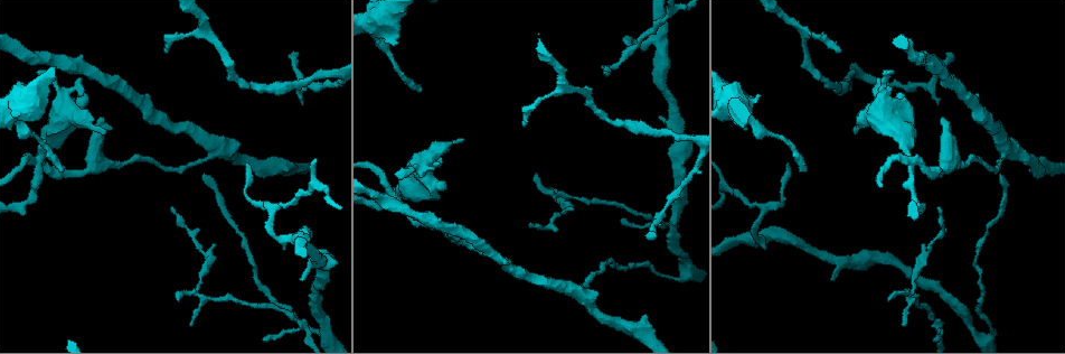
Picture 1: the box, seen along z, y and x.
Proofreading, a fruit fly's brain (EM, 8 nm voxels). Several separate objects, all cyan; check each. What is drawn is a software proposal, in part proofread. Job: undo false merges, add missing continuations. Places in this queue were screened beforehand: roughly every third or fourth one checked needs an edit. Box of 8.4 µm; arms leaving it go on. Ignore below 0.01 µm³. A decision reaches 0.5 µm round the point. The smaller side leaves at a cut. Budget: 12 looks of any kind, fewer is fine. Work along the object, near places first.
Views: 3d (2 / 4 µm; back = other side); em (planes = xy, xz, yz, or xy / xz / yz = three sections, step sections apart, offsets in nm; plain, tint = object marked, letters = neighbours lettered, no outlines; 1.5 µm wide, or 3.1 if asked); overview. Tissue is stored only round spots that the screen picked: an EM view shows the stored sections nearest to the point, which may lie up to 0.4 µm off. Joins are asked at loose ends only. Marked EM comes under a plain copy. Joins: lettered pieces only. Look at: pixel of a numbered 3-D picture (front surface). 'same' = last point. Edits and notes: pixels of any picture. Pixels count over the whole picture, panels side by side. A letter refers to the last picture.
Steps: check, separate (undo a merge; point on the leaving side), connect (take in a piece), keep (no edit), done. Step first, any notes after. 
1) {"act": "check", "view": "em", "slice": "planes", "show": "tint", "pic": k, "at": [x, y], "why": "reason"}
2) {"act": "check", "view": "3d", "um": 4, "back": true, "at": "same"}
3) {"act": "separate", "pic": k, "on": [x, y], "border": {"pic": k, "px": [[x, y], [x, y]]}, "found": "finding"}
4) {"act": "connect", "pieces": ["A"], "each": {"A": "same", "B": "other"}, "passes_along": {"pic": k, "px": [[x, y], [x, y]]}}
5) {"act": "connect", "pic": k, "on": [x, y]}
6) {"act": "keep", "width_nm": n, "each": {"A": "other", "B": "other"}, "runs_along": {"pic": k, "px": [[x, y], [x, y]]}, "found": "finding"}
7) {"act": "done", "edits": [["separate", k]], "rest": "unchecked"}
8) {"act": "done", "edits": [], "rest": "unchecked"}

{"act": "check", "view": "em", "slice": "planes", "show": "letters", "pic": 1, "at": [647, 236], "why": "long arm stops here"}

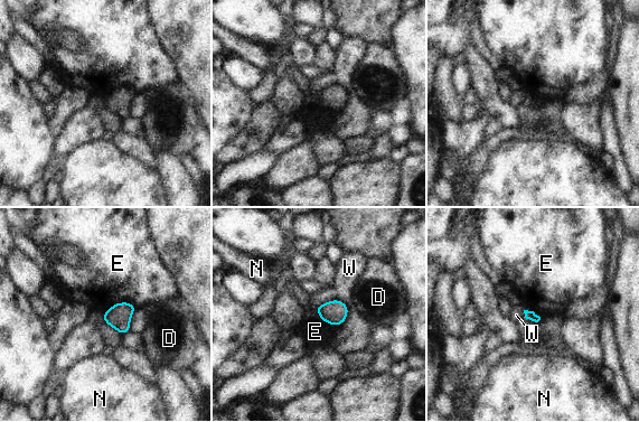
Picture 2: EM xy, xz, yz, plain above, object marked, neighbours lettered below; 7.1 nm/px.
{"act": "keep", "longest_contact_nm": ["E", 260], "each": {"D": "other", "E": "other", "N": "other", "W": "other"}, "found": "none of them fits"}

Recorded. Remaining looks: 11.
{"act": "check", "view": "em", "slice": "planes", "show": "letters", "pic": 1, "at": [568, 287], "why": "sudden change in width"}

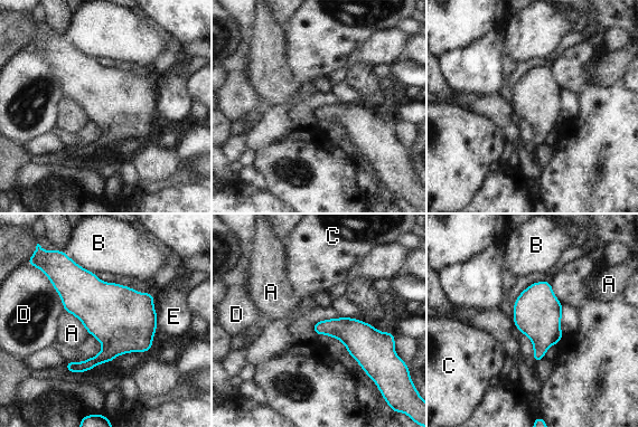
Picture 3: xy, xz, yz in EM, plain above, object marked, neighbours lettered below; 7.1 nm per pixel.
{"act": "keep", "width_nm": 340, "each": {"A": "other", "B": "other", "C": "other", "D": "other", "E": "other"}, "found": "continuous, no second neuron"}

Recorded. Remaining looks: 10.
{"act": "check", "view": "3d", "um": 4, "pic": 1, "at": [201, 283], "why": "sharp bend"}

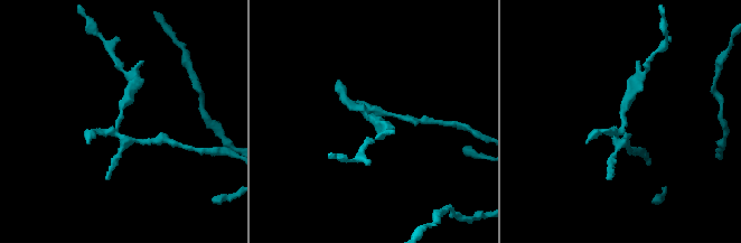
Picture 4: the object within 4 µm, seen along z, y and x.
{"act": "check", "view": "em", "slice": "yz", "step": 4, "show": "tint", "pic": 4, "at": [625, 118]}

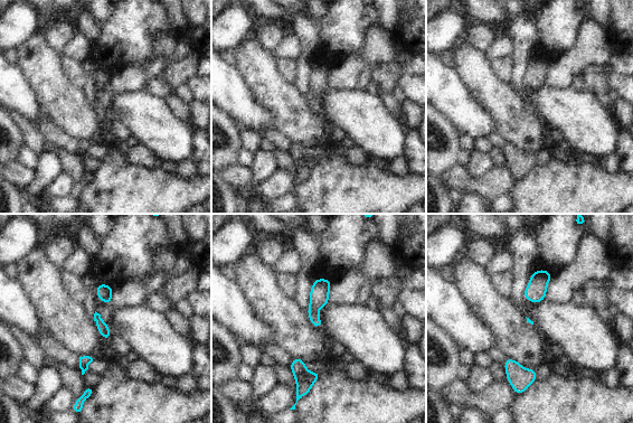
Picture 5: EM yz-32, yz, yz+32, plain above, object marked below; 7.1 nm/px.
{"act": "check", "view": "em", "slice": "planes", "show": "letters", "at": "same"}

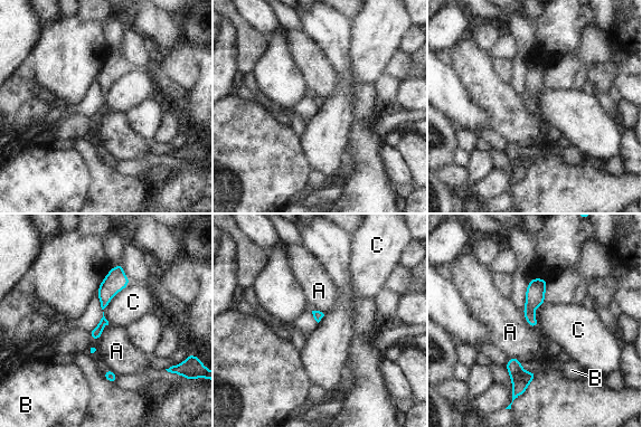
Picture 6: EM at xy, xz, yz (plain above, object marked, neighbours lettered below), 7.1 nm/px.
{"act": "keep", "each": {"A": "other", "B": "other", "C": "other"}, "border": {"pic": 6, "px": [[131, 283], [103, 310], [107, 323]]}, "found": "one neuron here"}

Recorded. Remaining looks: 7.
{"act": "check", "view": "em", "slice": "planes", "show": "letters", "pic": 1, "at": [400, 197], "why": "looks like a crossing"}

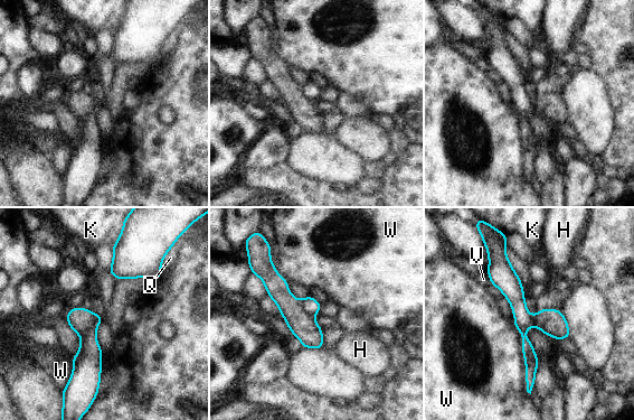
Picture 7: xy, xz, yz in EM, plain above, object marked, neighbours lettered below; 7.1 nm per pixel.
{"act": "separate", "pic": 7, "on": [88, 358], "width_nm": 190, "each": {"H": "other", "K": "other", "Q": "other", "V": "other", "W": "other"}, "part_leaving": {"pic": 7, "px": [[503, 253], [531, 381]]}, "found": "a second neuron is stuck on"}

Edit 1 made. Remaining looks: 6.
{"act": "check", "view": "overview", "why": "see it whole again"}

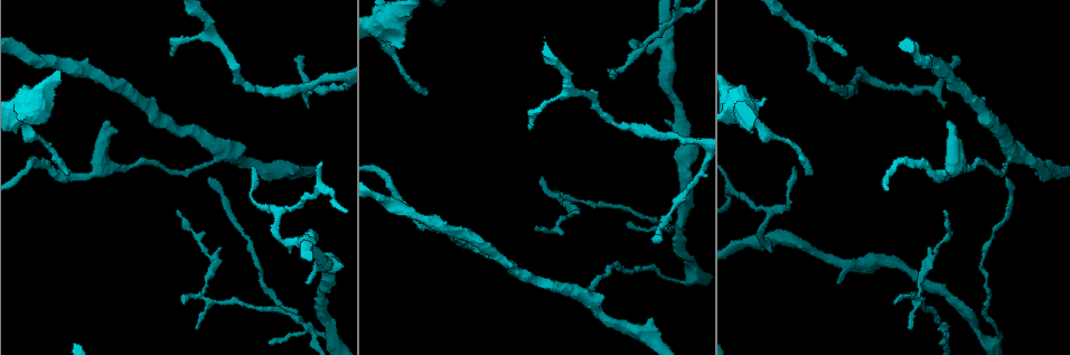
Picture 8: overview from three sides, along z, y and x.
{"act": "check", "view": "3d", "um": 4, "back": true, "pic": 8, "at": [423, 88], "why": "tapers out"}

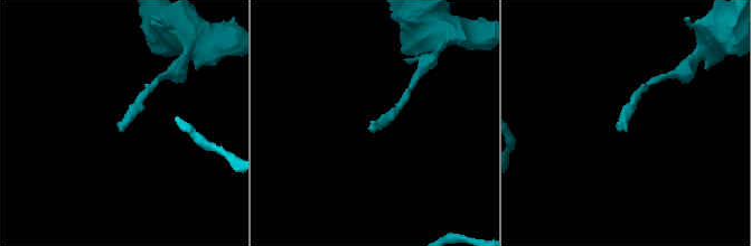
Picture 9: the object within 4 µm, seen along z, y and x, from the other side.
{"act": "check", "view": "em", "slice": "planes", "show": "letters", "pic": 9, "at": [122, 128]}

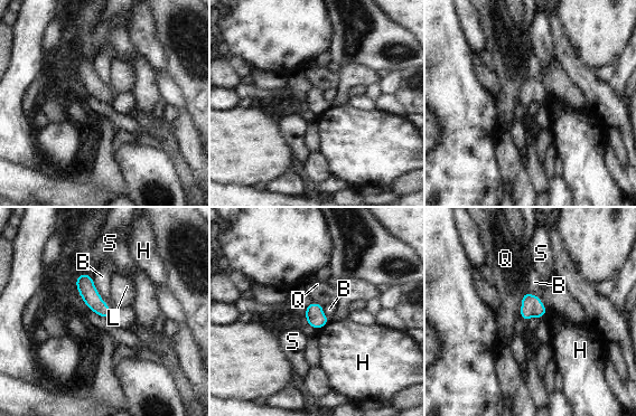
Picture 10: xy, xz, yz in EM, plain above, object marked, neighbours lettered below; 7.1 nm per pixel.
{"act": "keep", "width_nm": 120, "each": {"B": "other", "H": "other", "L": "other", "Q": "other", "S": "other"}, "runs_along": {"pic": 10, "px": [[81, 276], [91, 298], [108, 314]]}, "found": "no lettered piece goes on from it"}

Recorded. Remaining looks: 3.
{"act": "done", "edits": [["separate", 7]], "rest": "unchecked"}

